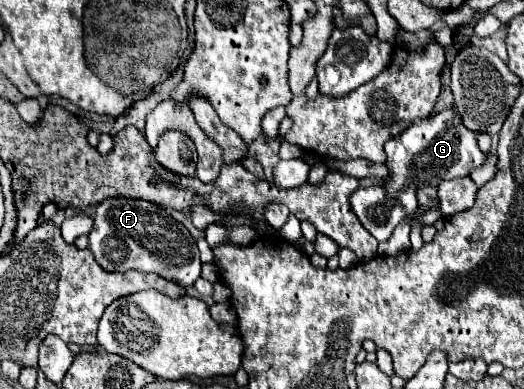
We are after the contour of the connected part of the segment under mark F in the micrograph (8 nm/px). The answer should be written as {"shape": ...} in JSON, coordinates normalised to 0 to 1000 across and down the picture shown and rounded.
{"shape":[[[237,506],[195,517],[183,532],[179,578],[176,578],[168,614],[172,614],[172,645],[179,650],[179,666],[206,702],[225,702],[225,697],[244,697],[244,692],[256,692],[267,702],[302,702],[305,712],[313,712],[321,722],[336,722],[351,743],[366,738],[370,722],[382,712],[382,656],[378,656],[378,635],[374,635],[370,609],[317,537],[309,537],[286,517],[237,512]]]}

